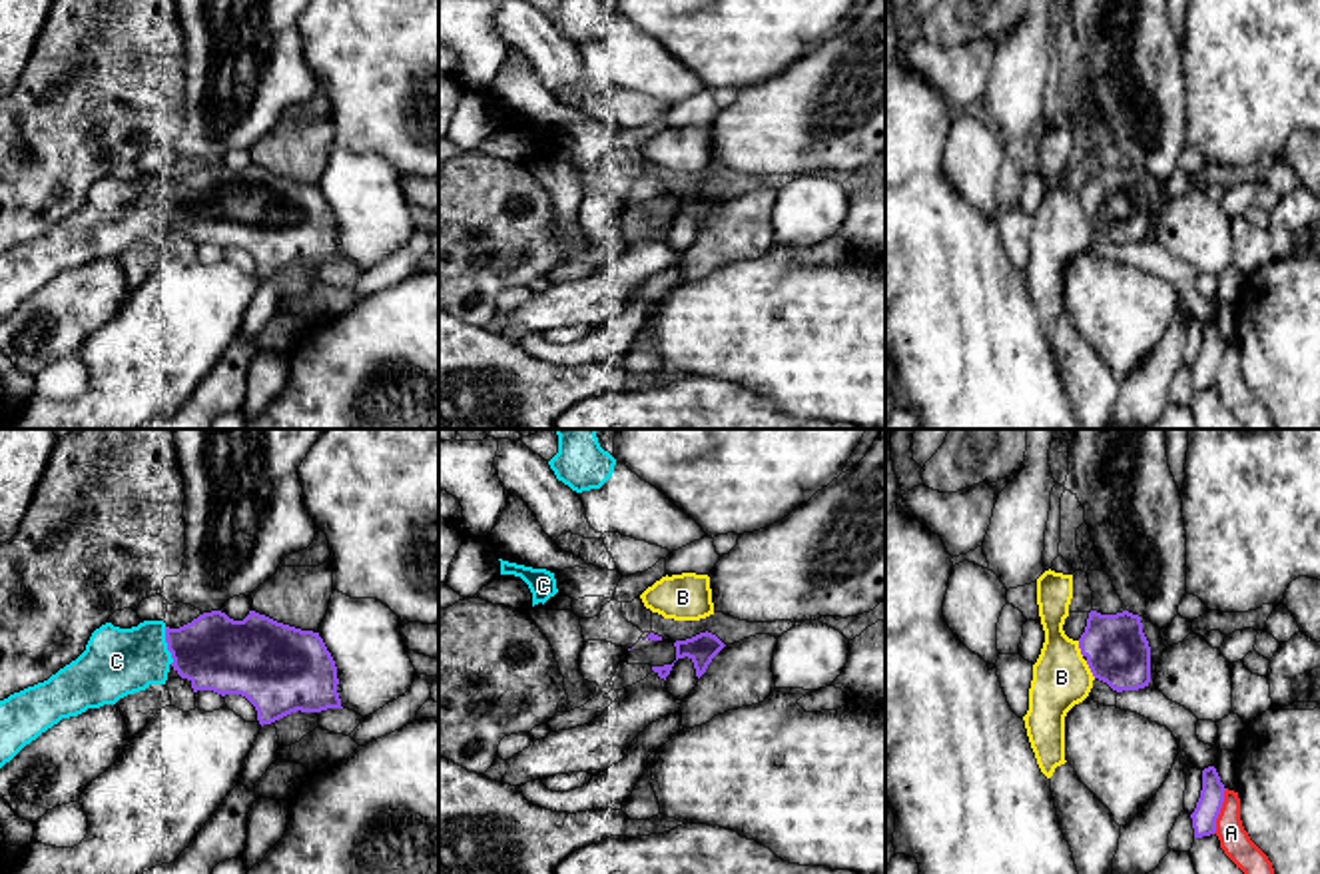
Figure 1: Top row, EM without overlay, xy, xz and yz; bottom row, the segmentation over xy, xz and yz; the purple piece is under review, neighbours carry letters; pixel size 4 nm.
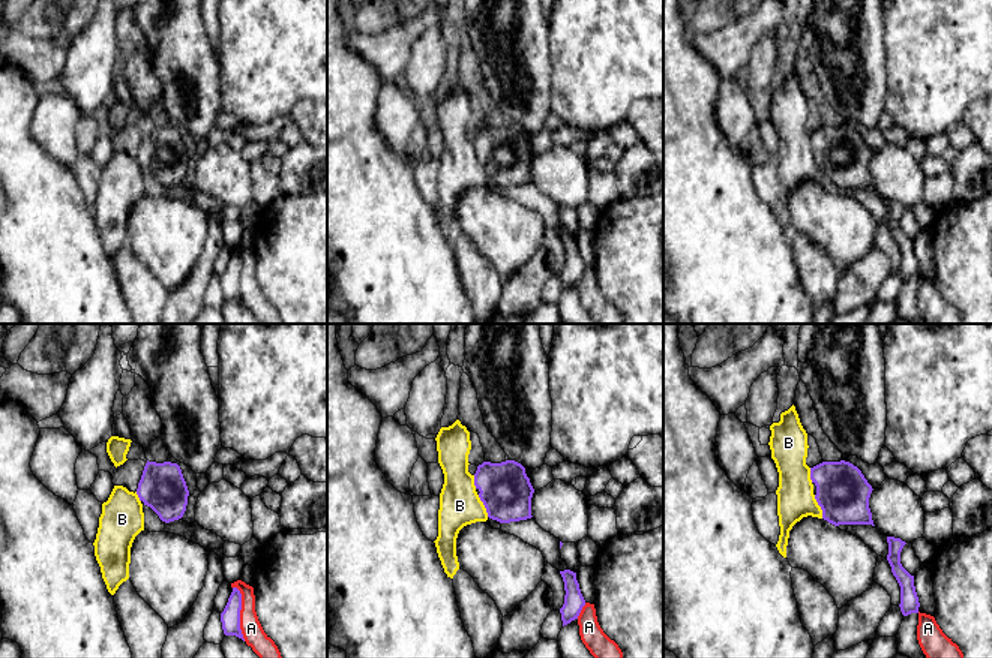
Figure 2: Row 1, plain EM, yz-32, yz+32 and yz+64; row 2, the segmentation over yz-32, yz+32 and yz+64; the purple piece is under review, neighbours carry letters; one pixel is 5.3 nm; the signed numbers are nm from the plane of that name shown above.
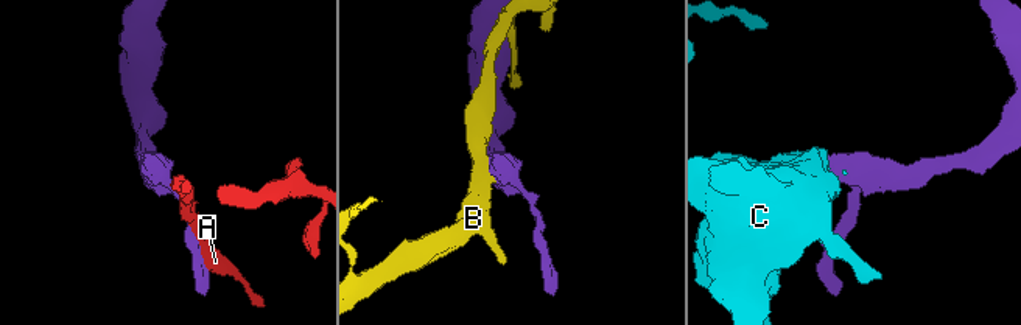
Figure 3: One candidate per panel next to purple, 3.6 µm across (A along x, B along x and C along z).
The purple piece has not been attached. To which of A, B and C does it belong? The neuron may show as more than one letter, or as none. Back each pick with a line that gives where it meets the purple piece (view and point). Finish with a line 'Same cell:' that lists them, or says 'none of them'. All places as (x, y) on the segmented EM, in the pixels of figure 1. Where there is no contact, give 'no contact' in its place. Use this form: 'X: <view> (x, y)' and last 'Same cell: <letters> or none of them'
C: xy (168, 645)
Same cell: C

